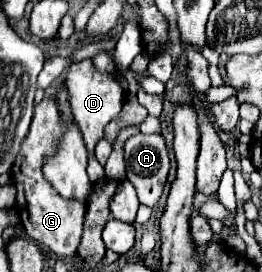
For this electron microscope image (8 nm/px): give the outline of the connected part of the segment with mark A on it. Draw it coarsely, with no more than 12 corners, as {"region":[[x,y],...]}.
{"region":[[136,134],[124,150],[140,204],[156,206],[170,172],[160,134]]}

